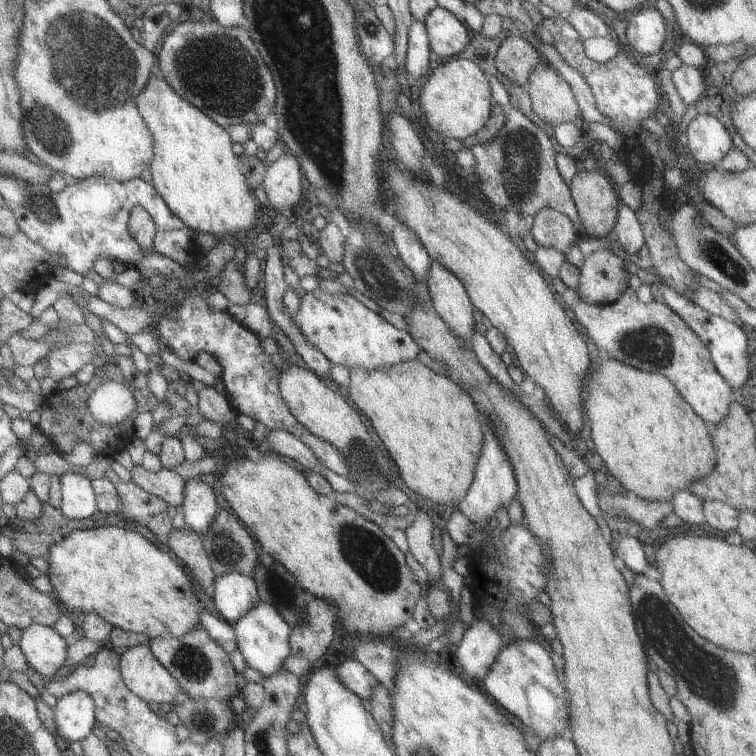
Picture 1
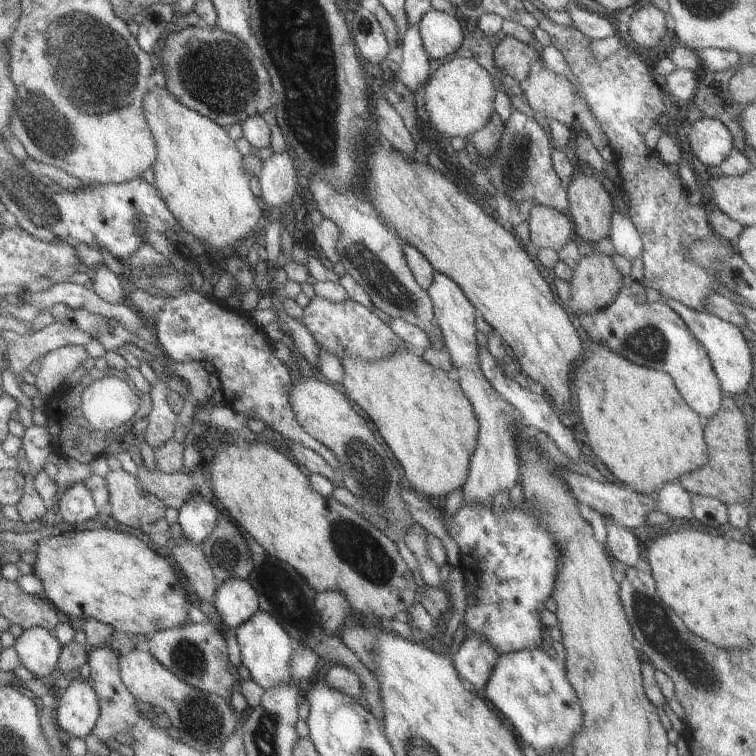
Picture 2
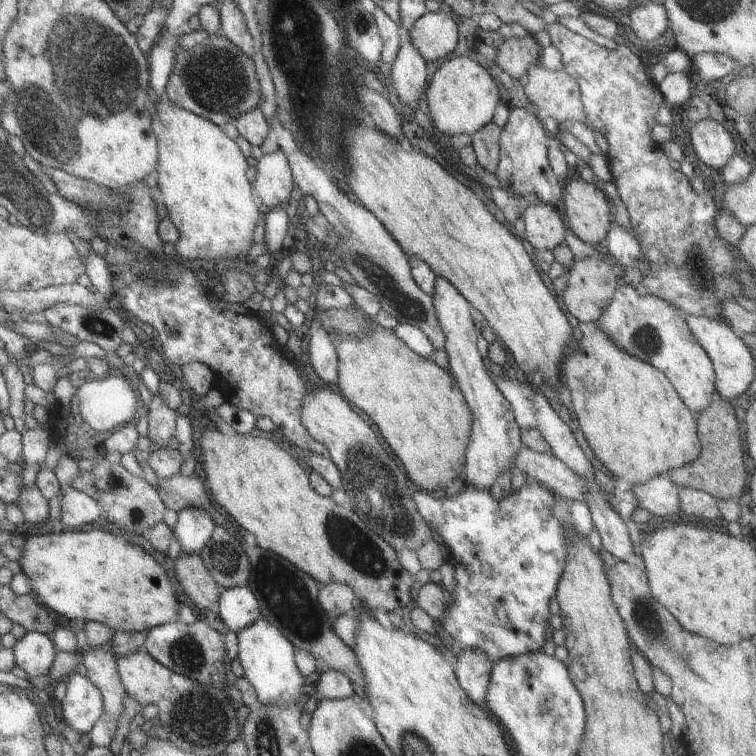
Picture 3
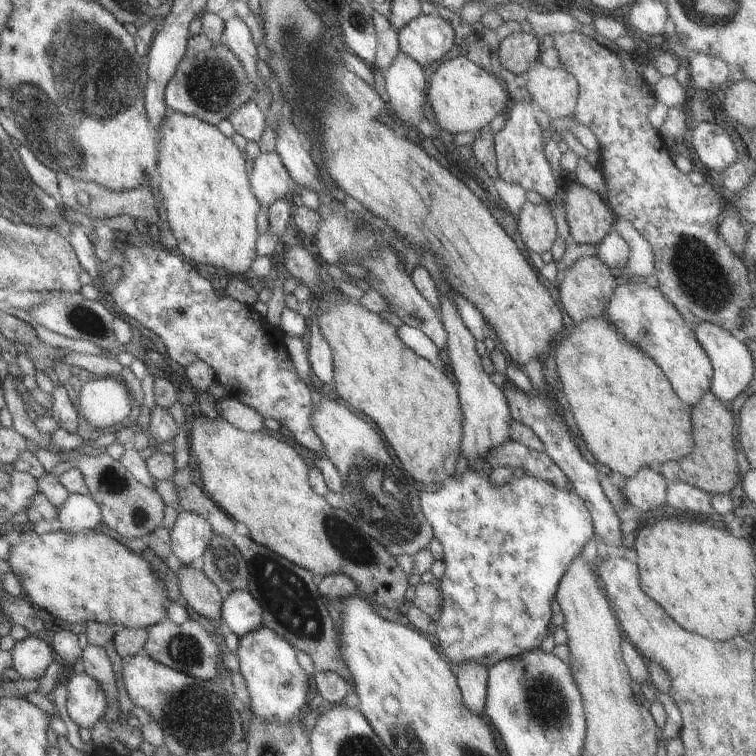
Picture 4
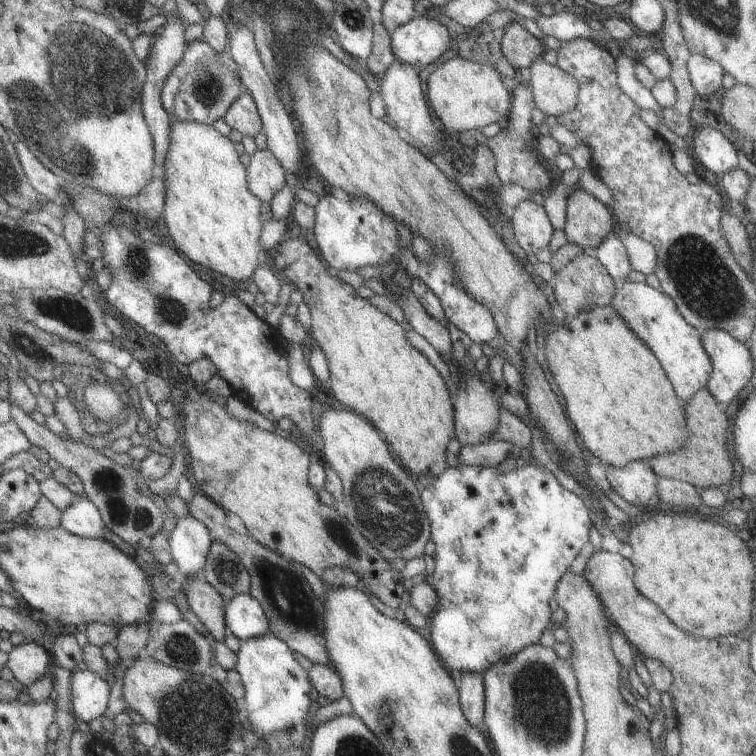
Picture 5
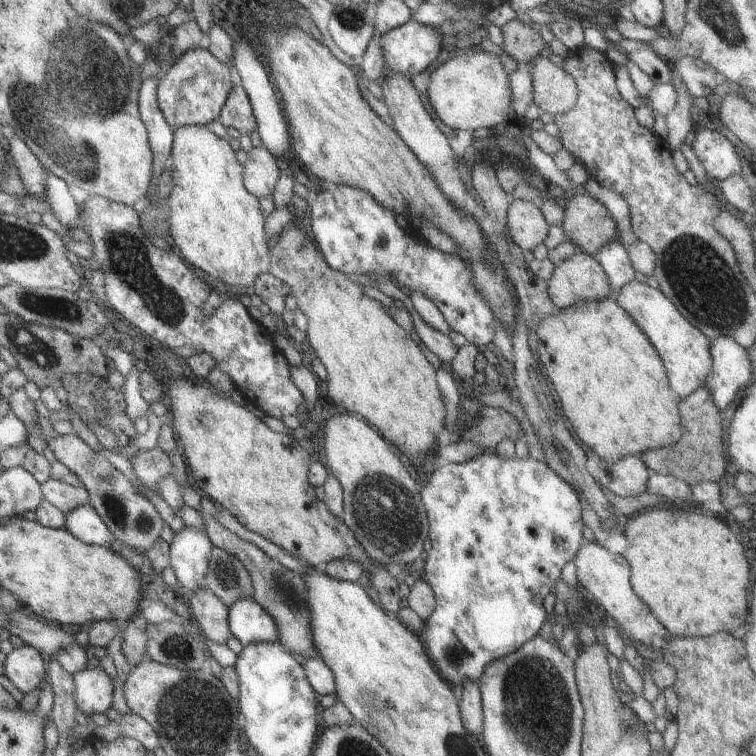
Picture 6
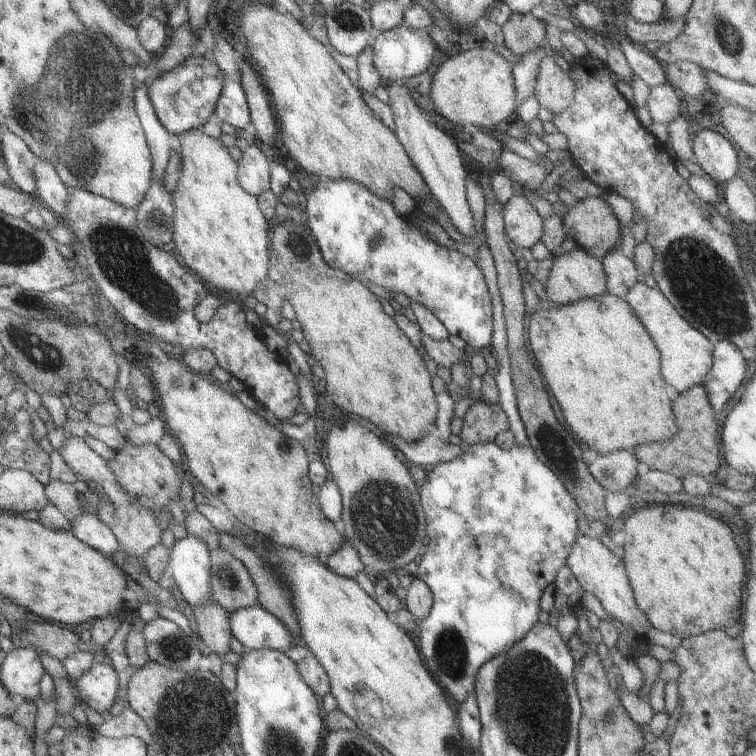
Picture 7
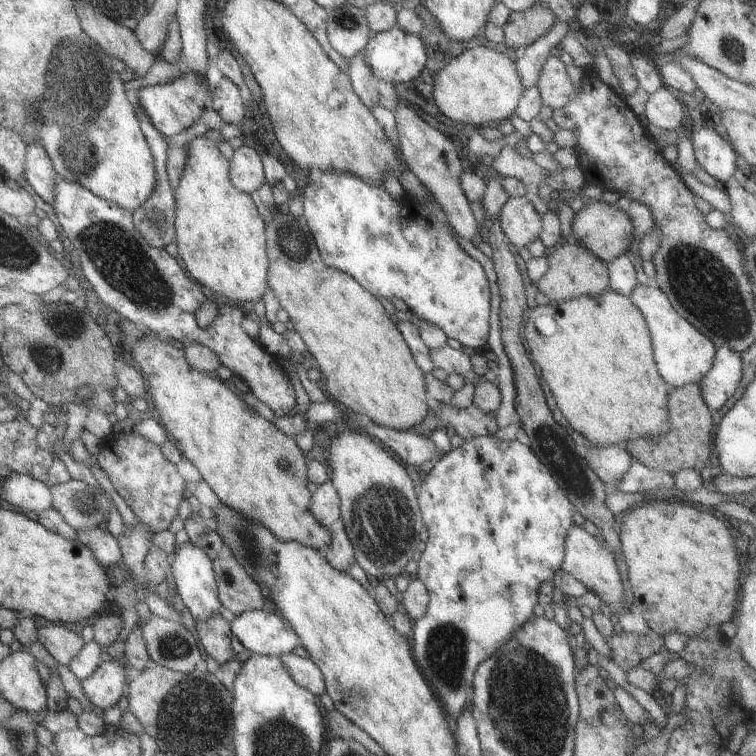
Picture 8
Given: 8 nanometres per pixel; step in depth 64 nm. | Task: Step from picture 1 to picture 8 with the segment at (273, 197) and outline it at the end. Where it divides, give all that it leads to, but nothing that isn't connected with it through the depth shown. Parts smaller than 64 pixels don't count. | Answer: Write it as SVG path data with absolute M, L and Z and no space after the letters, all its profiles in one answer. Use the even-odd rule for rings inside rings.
M245 145L240 146L233 150L227 162L229 162L227 178L235 190L249 195L253 190L263 186L265 176L261 168L261 160L255 150Z

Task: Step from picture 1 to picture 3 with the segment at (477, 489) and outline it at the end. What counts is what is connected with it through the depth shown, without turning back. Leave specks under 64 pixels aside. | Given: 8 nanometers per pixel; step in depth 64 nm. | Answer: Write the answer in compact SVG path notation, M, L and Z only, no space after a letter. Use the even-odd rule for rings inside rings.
M436 276L433 281L432 303L439 328L444 334L444 351L448 356L448 370L468 406L472 429L464 454L464 484L473 489L488 491L501 472L512 472L516 468L517 451L522 446L520 428L515 422L510 404L494 385L483 365L483 356L475 347L477 330L470 317L472 306L450 283Z

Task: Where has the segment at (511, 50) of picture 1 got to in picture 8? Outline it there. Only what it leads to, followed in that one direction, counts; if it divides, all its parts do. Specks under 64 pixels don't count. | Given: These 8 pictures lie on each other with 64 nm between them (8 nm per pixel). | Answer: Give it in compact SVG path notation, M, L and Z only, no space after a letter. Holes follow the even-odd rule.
M536 1L523 12L511 12L502 27L505 46L520 51L533 40L543 36L556 21L555 15L545 5Z

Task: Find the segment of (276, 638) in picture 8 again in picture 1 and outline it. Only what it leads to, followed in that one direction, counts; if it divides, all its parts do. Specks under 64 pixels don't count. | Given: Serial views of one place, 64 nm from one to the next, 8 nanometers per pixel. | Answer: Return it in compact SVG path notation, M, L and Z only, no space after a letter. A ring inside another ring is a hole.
M235 571L214 577L210 597L221 619L233 624L258 602L255 581L251 574Z

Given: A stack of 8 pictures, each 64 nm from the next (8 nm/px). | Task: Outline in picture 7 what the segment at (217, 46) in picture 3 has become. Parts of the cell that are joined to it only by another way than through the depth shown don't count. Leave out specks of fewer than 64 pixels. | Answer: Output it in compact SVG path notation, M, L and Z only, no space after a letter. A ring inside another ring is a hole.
M191 55L181 64L146 85L147 96L157 120L169 134L179 135L190 129L200 129L209 118L209 114L213 114L223 81L219 78L217 66L211 60L205 60L203 55Z

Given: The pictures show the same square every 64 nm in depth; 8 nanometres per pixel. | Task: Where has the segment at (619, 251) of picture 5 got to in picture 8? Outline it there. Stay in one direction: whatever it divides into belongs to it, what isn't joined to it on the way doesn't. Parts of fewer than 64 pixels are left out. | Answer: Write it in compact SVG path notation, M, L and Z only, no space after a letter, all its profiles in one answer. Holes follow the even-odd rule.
M623 253L615 255L611 260L604 261L608 276L607 288L617 294L627 296L635 285L635 268L630 258Z

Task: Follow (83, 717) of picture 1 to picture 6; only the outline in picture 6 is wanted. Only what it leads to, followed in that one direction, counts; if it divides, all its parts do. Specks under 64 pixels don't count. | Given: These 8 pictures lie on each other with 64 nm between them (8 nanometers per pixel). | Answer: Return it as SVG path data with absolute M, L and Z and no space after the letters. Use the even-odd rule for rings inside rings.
M100 666L73 674L75 707L83 714L104 714L111 706L113 686L109 676Z

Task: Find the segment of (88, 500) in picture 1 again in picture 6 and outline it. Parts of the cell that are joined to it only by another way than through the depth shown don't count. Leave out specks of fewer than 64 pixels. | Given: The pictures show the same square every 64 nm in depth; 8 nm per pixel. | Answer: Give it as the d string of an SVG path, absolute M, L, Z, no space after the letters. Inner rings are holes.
M89 503L71 510L69 514L65 514L64 516L64 530L69 532L74 538L77 538L77 540L85 544L111 547L113 538L109 538L110 531Z

